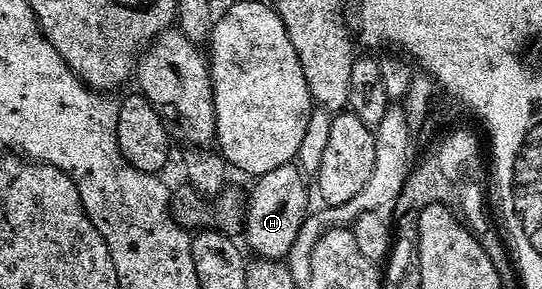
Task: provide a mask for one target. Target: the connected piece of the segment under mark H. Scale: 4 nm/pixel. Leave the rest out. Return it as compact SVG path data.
M298 164L282 165L268 173L258 174L255 186L251 189L251 197L249 193L249 204L247 205L247 220L245 222L245 238L247 237L247 245L252 249L256 258L265 260L279 261L286 258L293 247L294 240L297 237L298 229L309 214L307 208L307 185L303 182L305 173L300 169Z

